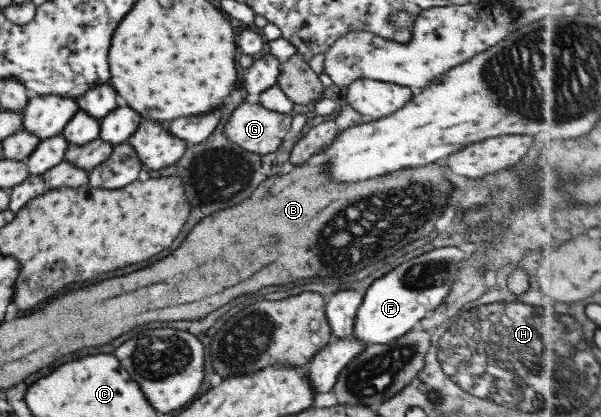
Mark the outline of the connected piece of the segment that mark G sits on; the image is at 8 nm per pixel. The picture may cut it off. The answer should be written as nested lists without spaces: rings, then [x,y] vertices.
[[[242,102],[232,110],[224,125],[224,136],[239,148],[268,154],[279,148],[288,134],[291,114],[265,110],[259,103]]]

